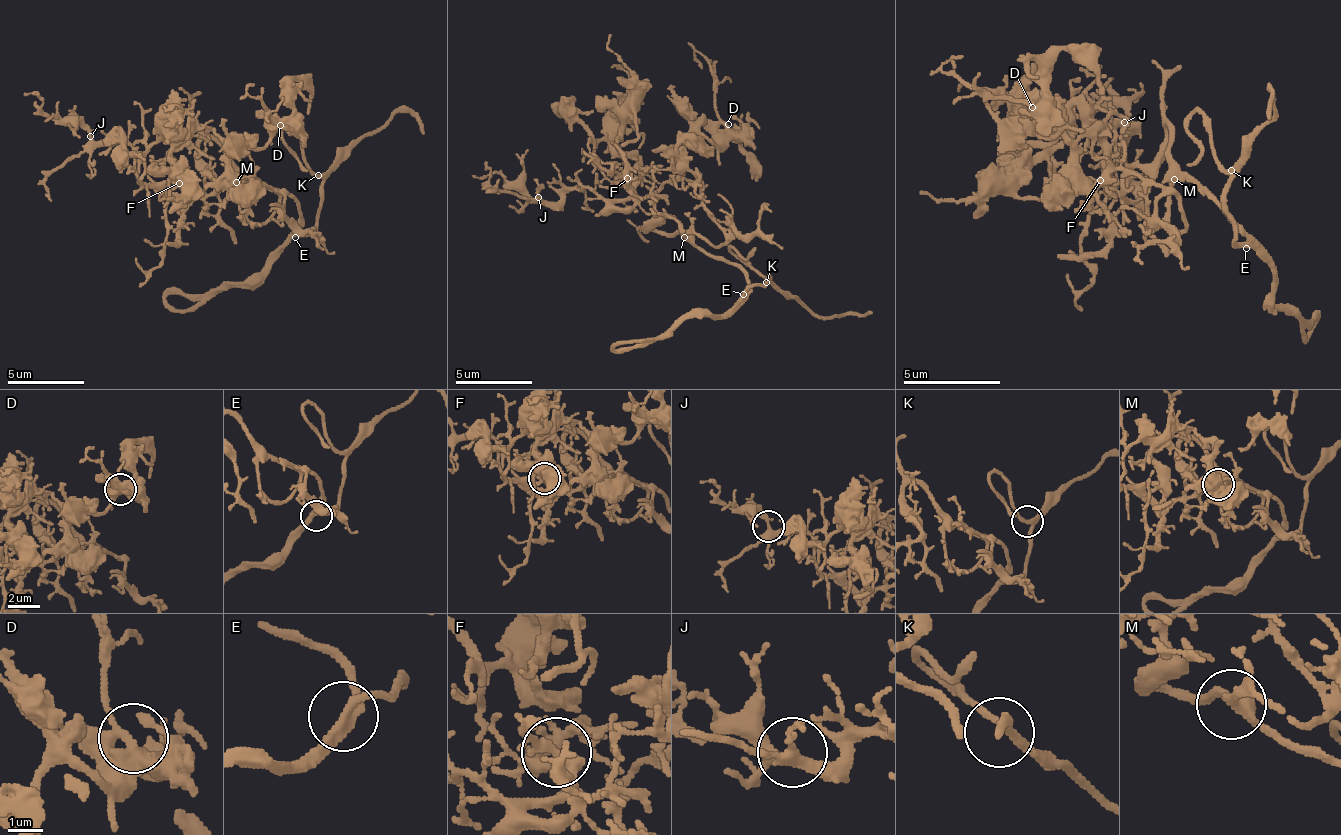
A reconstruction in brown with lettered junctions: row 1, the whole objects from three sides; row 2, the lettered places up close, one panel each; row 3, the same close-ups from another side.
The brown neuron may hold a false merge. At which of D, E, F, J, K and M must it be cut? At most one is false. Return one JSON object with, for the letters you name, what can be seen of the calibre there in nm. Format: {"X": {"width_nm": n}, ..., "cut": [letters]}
{"cut": []}

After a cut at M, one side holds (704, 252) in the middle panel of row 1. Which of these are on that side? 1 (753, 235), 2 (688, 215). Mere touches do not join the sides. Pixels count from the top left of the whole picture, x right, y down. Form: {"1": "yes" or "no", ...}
{"1": "no", "2": "no"}

